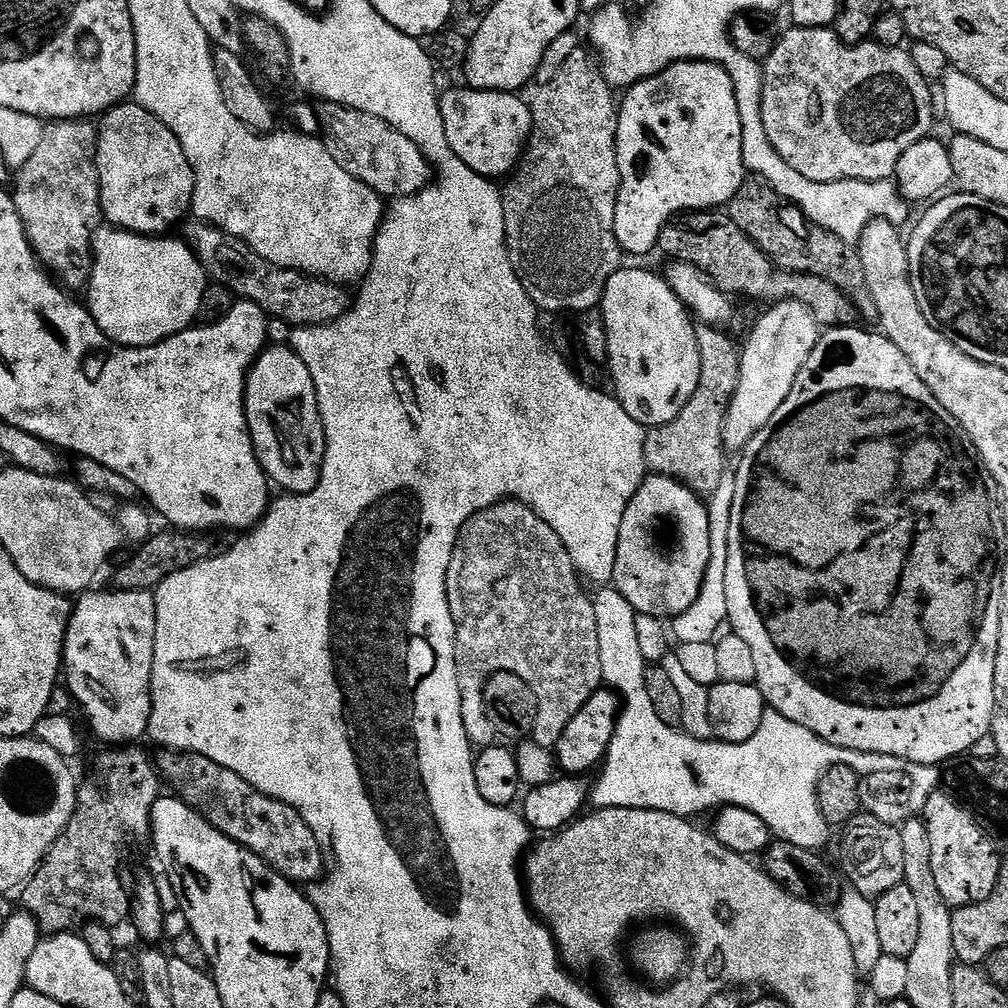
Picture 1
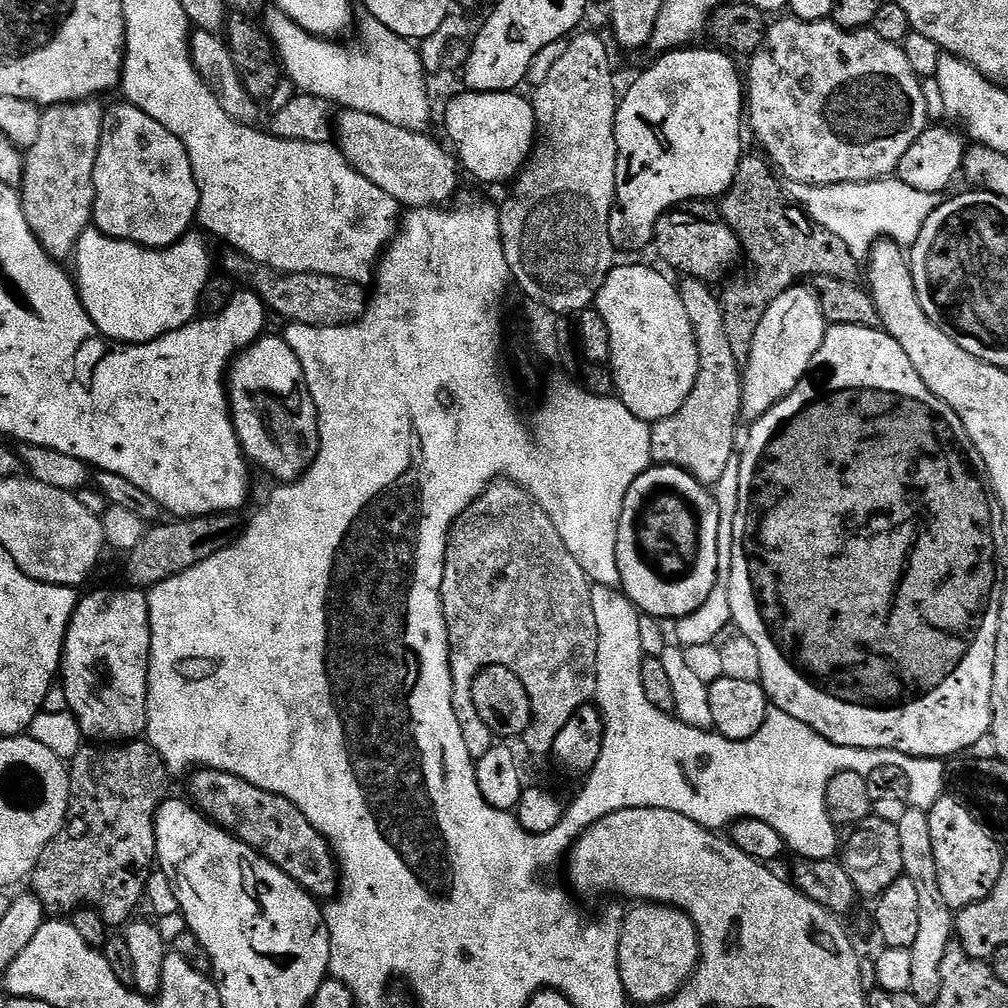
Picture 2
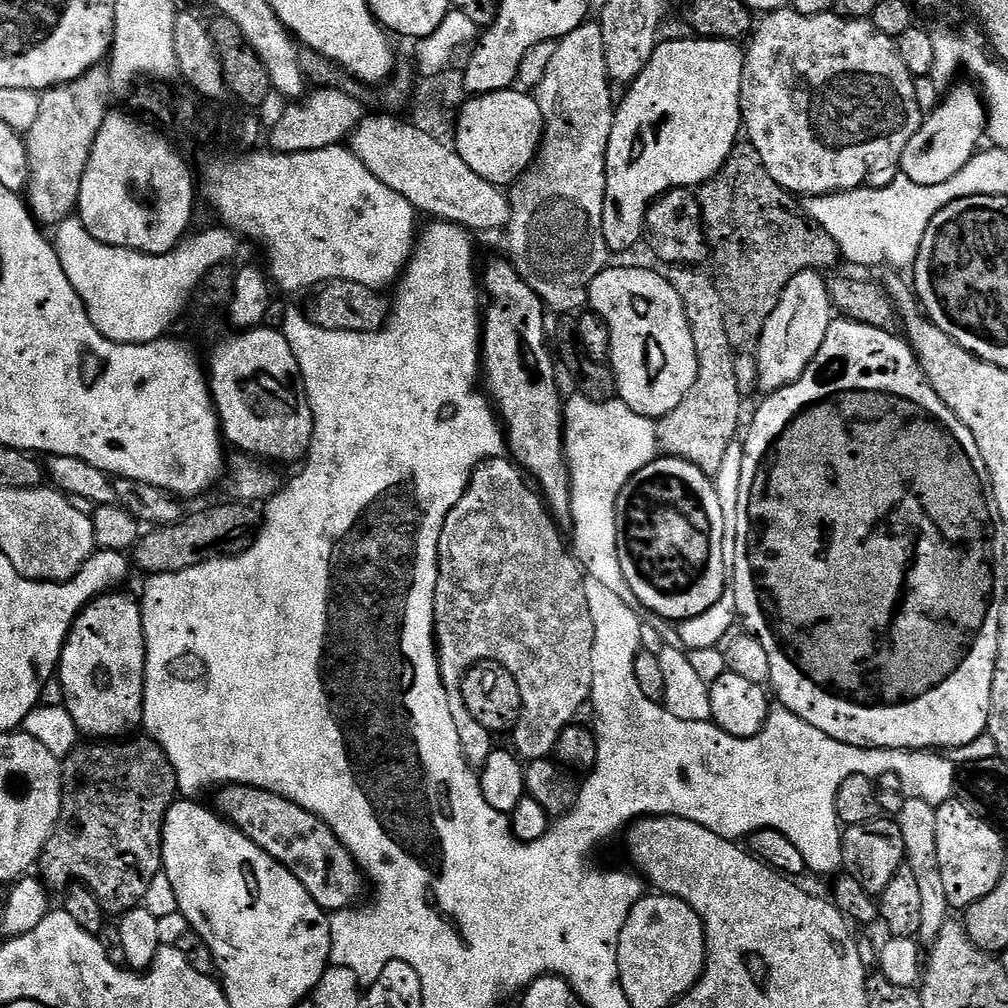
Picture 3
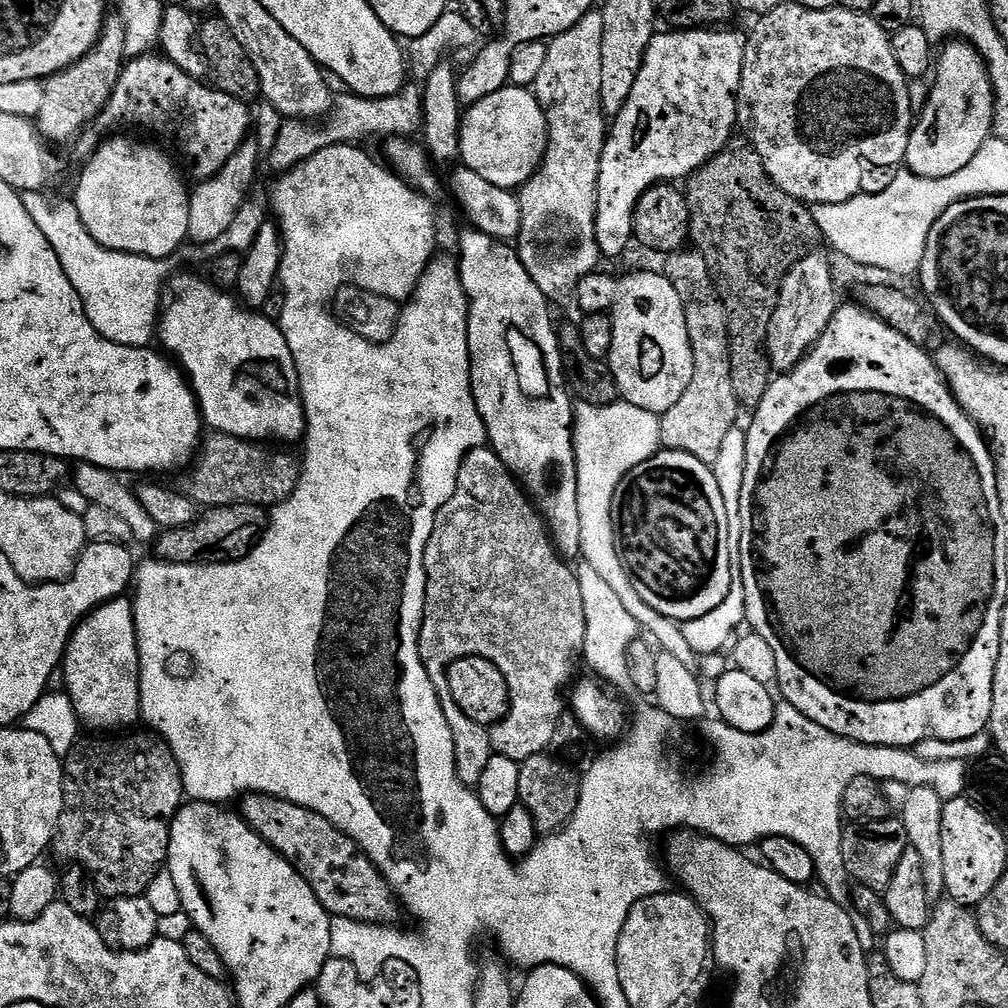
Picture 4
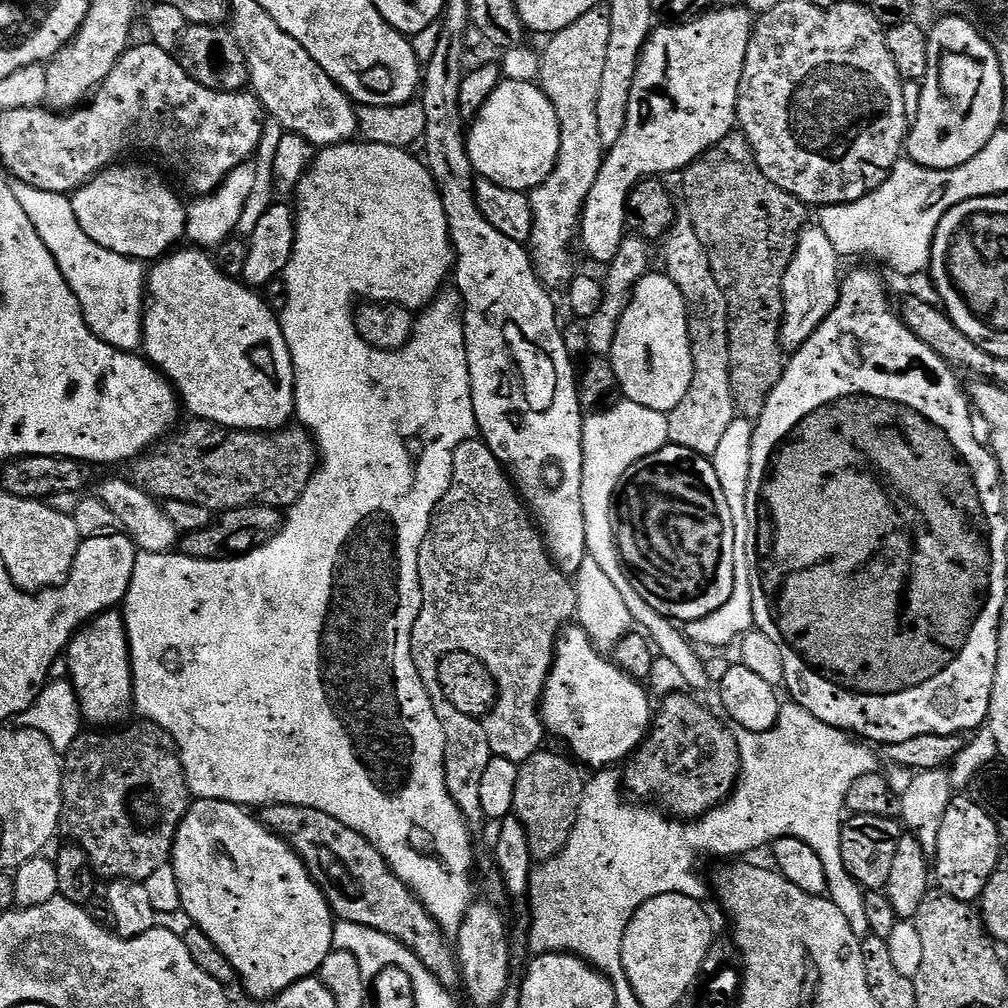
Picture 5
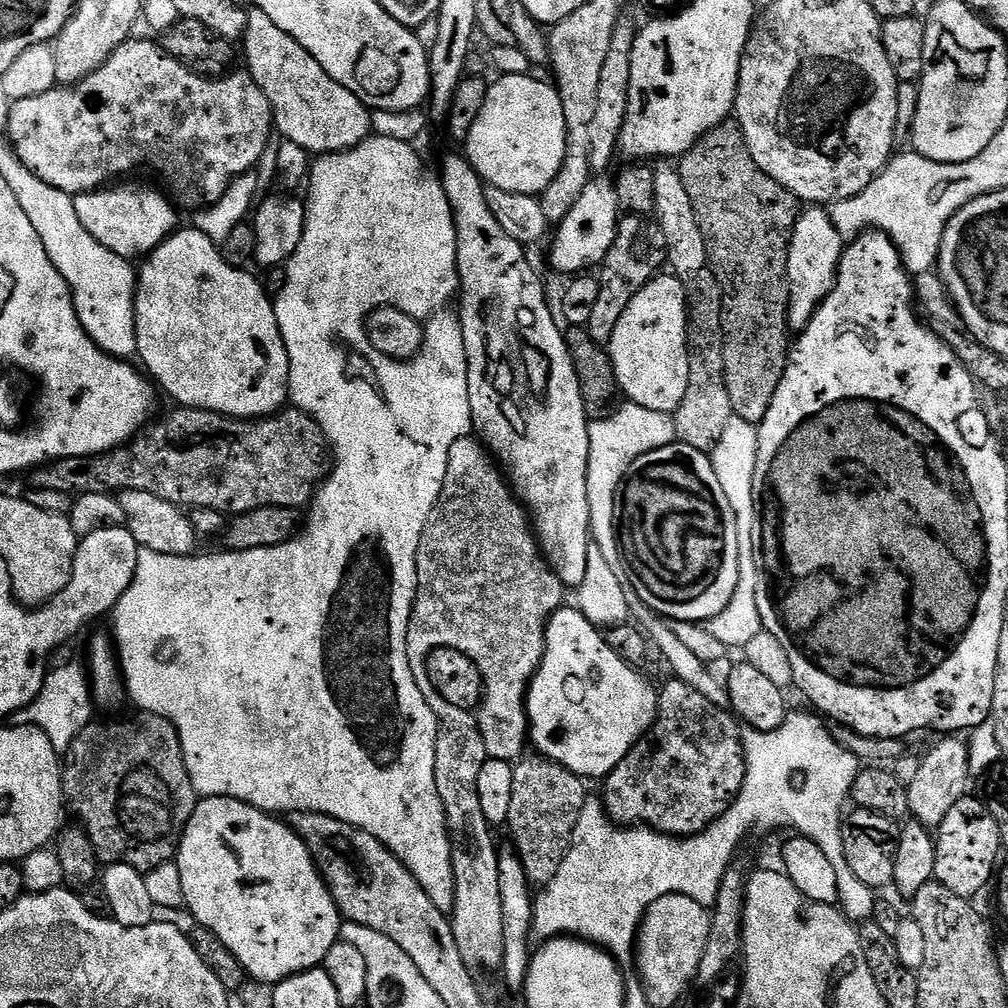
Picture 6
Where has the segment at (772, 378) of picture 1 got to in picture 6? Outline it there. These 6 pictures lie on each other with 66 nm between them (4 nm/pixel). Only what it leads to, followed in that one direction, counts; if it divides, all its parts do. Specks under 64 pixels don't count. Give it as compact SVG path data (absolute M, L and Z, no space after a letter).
M812 206L801 211L788 247L788 326L793 333L799 334L804 331L810 318L814 318L818 305L828 297L830 290L835 286L836 272L840 268L840 256L845 247L844 237L838 234L831 215L823 207Z

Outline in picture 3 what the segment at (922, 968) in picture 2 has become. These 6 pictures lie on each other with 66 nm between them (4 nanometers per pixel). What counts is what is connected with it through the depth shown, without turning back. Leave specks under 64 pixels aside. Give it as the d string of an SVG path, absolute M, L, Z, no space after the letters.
M906 800L898 823L902 830L904 843L904 859L907 871L914 874L914 882L918 882L918 890L922 897L922 926L919 939L924 942L935 940L942 926L949 923L950 909L946 898L946 889L942 882L942 870L938 867L938 818L936 808L925 800Z

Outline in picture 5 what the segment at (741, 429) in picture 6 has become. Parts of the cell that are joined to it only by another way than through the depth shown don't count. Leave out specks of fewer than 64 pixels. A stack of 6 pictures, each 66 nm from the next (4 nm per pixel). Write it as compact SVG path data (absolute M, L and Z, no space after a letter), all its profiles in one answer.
M743 418L730 422L730 427L726 430L722 443L718 445L716 453L710 457L714 466L714 474L718 474L718 482L722 485L722 494L726 494L726 502L730 505L730 518L734 521L734 591L727 602L713 614L708 614L706 618L687 621L684 626L684 633L691 643L699 647L714 648L710 650L722 650L724 646L731 643L733 645L754 626L753 584L750 582L750 574L754 568L747 556L750 550L748 547L750 518L746 518L746 490L750 486L753 427L753 421Z

